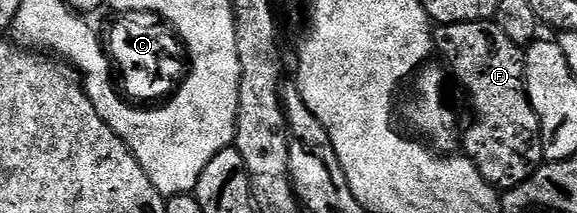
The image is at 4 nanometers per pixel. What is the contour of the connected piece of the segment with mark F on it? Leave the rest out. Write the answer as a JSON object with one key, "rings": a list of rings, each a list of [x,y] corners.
{"rings":[[[494,20],[439,25],[433,31],[433,36],[437,53],[442,53],[441,61],[448,67],[453,81],[455,78],[470,93],[470,102],[474,105],[475,126],[470,126],[467,130],[465,127],[464,130],[465,157],[473,162],[480,176],[484,176],[486,183],[495,190],[499,192],[514,190],[527,182],[544,162],[542,125],[526,94],[526,59],[523,47],[513,43]]]}

